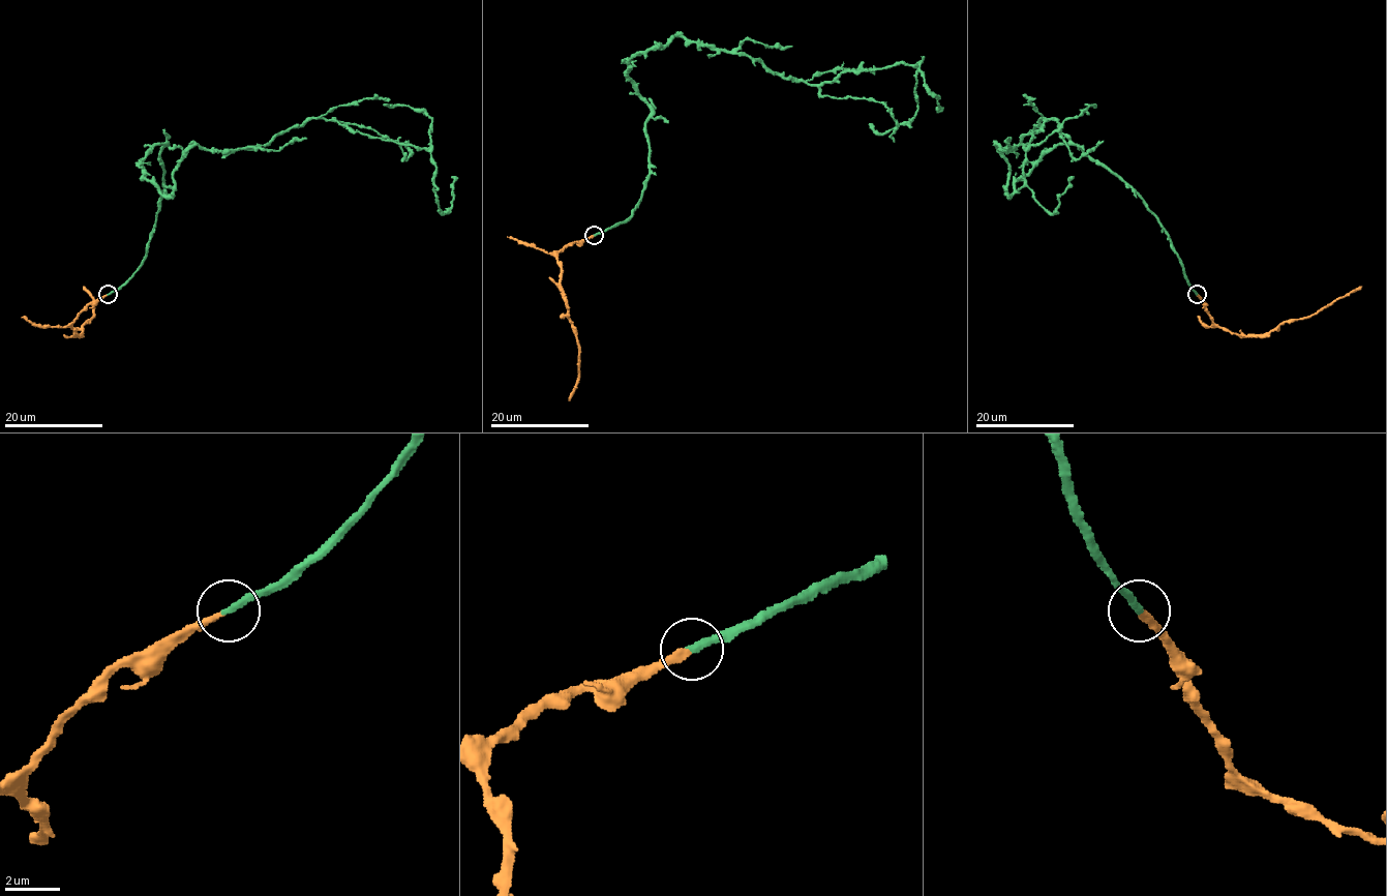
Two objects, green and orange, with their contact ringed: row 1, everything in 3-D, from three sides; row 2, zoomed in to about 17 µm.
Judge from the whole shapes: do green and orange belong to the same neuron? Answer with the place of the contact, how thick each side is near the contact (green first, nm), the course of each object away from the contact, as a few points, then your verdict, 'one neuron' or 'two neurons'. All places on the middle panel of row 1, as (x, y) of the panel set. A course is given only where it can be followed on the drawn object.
(594, 235) | 280/220 nm | green via (594, 235), (631, 214), (649, 170), (649, 103), (631, 58), (674, 36), (811, 84), (922, 61), (937, 112) | orange via (594, 236), (575, 241), (558, 254), (565, 306), (578, 351), (578, 379), (569, 400) | one neuron

